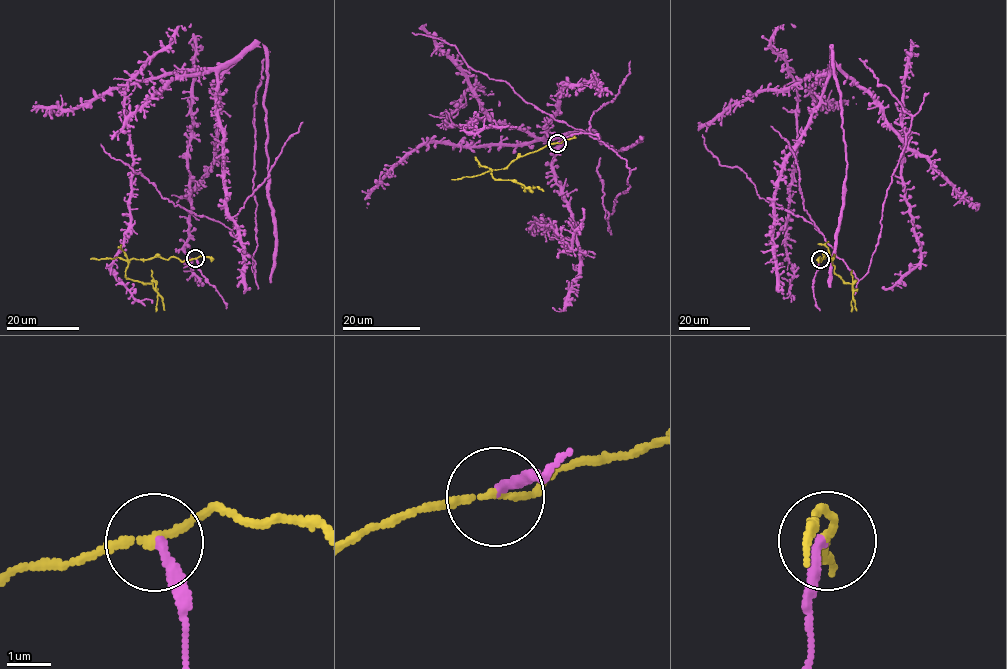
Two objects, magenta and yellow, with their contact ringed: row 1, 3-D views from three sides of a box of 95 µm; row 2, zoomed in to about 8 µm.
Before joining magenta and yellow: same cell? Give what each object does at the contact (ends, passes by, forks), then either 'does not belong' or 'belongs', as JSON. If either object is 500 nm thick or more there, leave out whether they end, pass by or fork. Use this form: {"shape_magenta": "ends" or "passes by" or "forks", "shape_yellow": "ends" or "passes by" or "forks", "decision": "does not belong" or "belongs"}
{"shape_magenta": "ends", "shape_yellow": "passes by", "decision": "does not belong"}

